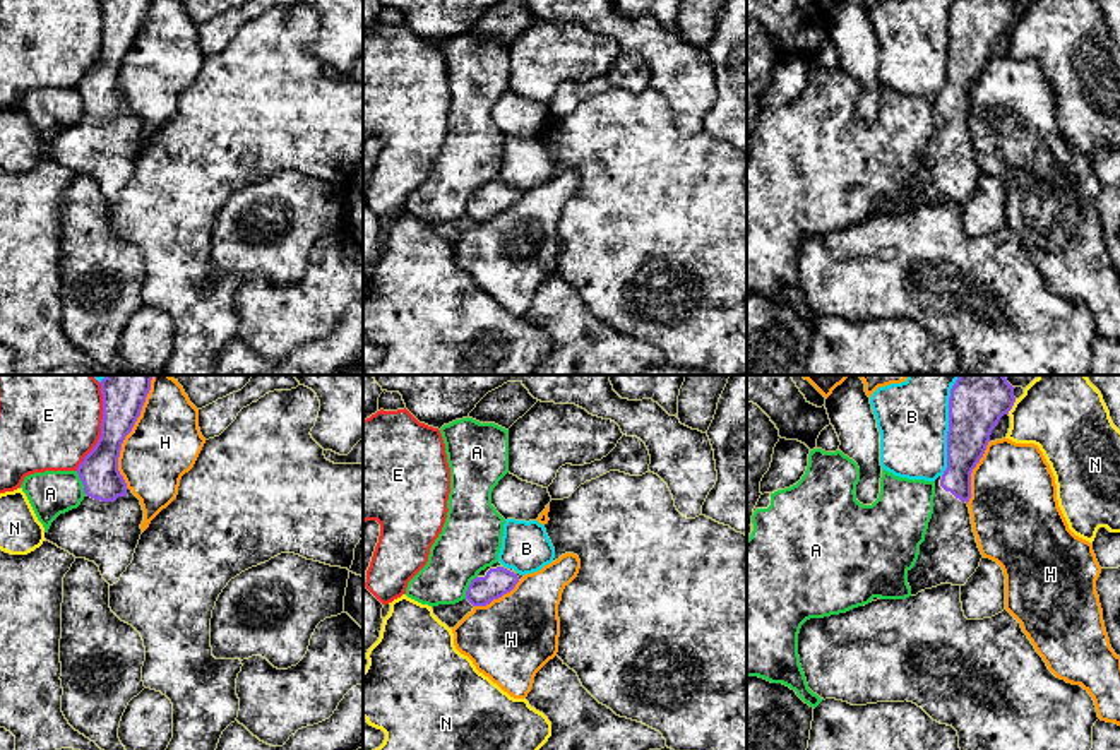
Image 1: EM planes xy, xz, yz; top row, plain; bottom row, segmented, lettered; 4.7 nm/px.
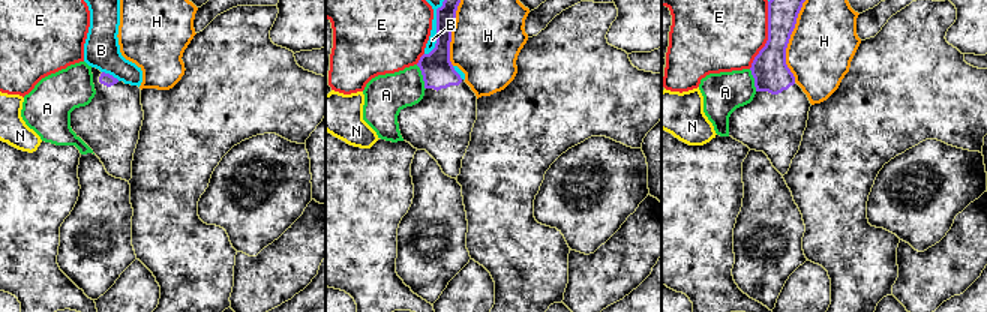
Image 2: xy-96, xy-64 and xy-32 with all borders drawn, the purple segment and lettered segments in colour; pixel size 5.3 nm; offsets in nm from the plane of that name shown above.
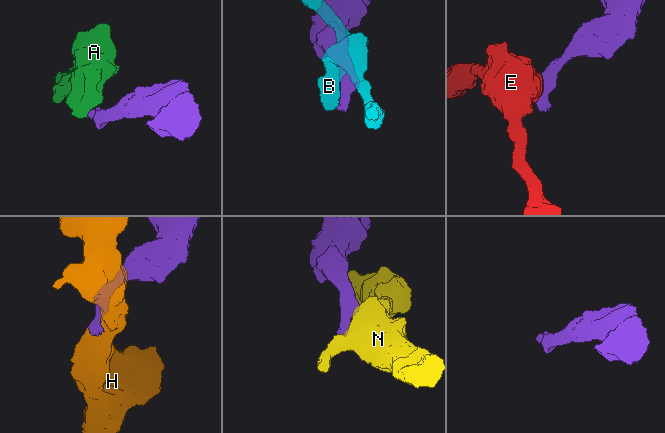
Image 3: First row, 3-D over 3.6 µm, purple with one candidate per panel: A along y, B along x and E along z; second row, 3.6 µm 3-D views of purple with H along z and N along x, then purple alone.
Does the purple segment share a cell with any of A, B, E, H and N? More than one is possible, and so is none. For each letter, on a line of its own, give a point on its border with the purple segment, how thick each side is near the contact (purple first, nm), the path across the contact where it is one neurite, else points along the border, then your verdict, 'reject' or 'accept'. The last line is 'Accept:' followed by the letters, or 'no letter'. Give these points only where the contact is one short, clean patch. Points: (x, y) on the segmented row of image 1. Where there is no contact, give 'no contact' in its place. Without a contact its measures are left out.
A: xz (468, 588) | 140/280 nm | along xz (476, 576), (464, 598) | reject
B: yz (949, 425) | 280/340 nm | reject
E: xy (101, 427) | 220/480 nm | along xy (100, 382), (101, 435), (76, 470) | reject
H: xy (131, 430) | 220/340 nm | reject
N: yz (1012, 404) | 280/400 nm | along yz (1016, 399), (1007, 413) | reject
Accept: no letter

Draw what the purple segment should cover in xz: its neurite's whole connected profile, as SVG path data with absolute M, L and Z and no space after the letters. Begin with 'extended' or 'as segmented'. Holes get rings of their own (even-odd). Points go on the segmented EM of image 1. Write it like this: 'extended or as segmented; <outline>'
extended; M497 562L471 580L466 591L466 599L473 606L486 606L493 599L510 592L522 577L524 575L517 574L514 568L507 568Z

